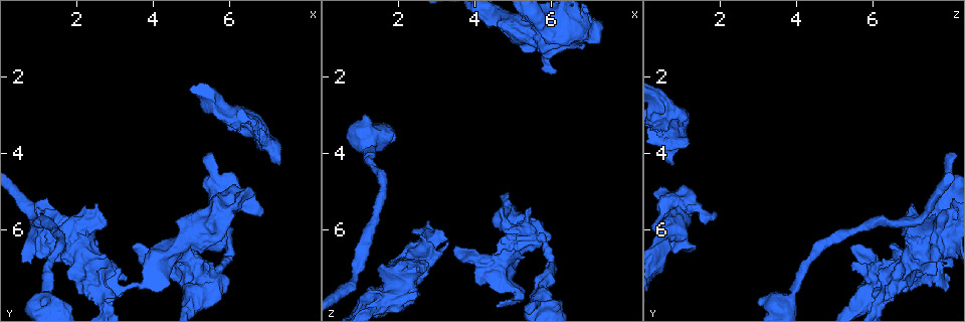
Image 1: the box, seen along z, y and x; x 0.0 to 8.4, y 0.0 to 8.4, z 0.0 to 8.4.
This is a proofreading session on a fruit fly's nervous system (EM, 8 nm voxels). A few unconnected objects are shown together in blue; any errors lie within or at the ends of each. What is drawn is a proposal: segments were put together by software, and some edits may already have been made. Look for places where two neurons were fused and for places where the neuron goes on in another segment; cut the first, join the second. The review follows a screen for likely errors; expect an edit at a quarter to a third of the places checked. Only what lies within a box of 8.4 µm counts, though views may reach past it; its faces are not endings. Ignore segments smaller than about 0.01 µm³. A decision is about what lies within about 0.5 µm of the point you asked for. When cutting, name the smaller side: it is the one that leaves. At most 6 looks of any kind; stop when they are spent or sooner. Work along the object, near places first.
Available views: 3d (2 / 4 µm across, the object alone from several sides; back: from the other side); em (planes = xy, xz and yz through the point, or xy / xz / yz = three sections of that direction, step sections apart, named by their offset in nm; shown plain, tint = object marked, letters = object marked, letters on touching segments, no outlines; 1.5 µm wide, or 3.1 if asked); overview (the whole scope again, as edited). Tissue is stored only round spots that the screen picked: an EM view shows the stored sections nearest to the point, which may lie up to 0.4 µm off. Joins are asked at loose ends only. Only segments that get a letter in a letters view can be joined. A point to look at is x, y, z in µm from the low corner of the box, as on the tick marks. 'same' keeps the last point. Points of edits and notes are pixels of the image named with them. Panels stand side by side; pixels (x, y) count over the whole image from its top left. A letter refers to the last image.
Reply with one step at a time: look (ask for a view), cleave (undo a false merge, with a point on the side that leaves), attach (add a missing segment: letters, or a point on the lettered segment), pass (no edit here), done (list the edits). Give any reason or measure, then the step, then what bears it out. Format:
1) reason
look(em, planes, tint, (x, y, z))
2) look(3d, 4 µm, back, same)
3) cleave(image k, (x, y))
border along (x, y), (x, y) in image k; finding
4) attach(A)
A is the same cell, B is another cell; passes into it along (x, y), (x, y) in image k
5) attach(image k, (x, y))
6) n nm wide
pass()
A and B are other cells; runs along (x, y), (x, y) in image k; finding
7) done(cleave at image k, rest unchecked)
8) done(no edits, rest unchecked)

an open end
look(3d, 2 µm, (6.85, 5.55, 1.15))

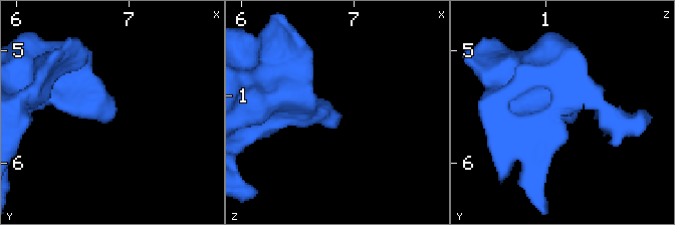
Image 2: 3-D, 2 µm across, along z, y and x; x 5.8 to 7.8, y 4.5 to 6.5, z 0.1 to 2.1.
now the EM
look(em, planes, letters, (6.90, 5.54, 1.16))

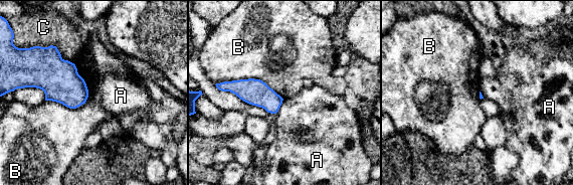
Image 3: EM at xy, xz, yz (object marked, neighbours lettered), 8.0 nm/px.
pass()
A, B and C are other cells; border along (216, 82), (259, 78), (282, 99) in image 3; no lettered segment goes on from it

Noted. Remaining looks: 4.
thick turns thin
look(em, yz, step 8, tint, (1.15, 7.90, 3.75))

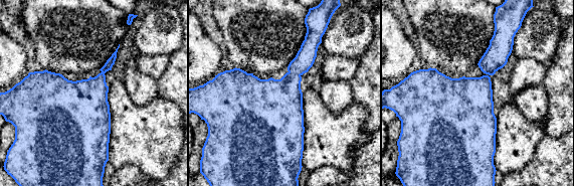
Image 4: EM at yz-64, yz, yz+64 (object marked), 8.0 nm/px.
another direction
look(em, planes, letters, same)

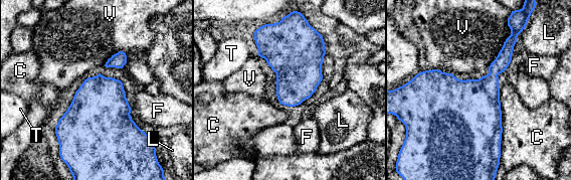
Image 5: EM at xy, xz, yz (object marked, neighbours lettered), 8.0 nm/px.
pass()
C, F, L, T and V are other cells; border along (499, 90), (502, 127), (500, 163) in image 5; all the same neuron

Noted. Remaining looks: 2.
done(no edits, rest unchecked)

